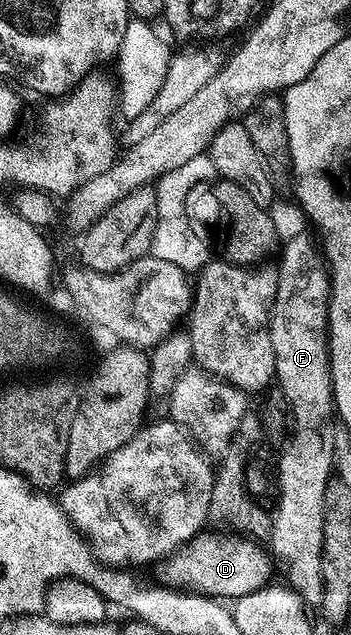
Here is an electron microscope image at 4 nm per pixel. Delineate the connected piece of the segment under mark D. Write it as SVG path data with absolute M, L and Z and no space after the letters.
M202 532L172 555L176 585L190 592L208 594L218 600L236 600L266 585L270 581L270 555L266 551L265 555L261 551L264 549L248 537L233 532L219 533L223 534Z

